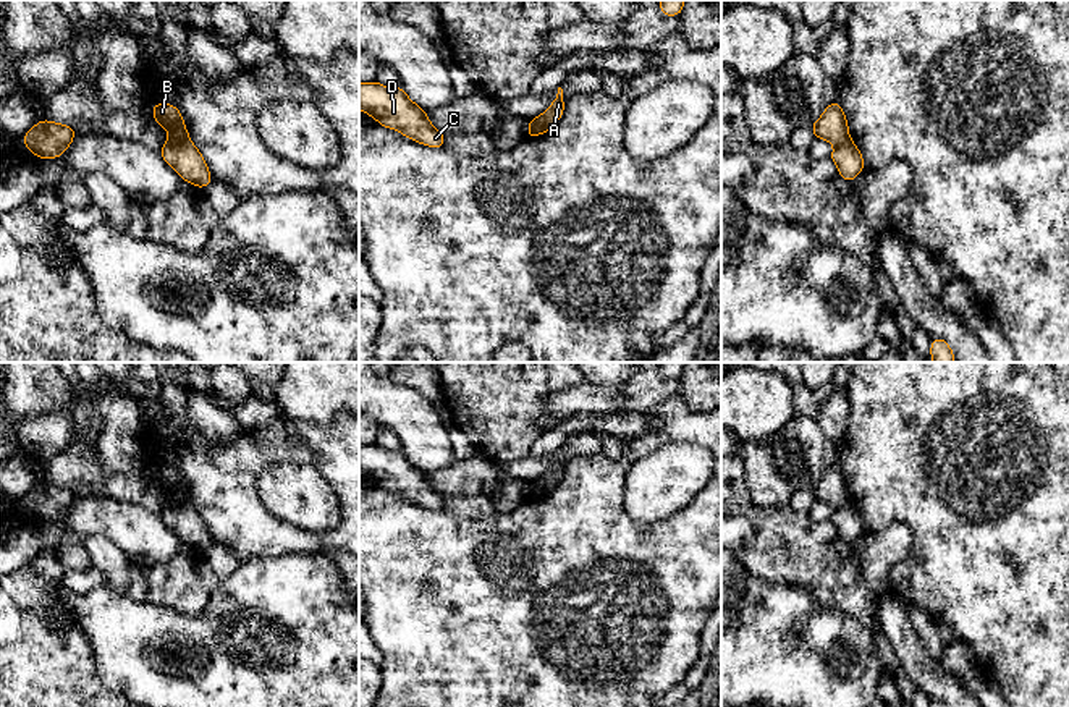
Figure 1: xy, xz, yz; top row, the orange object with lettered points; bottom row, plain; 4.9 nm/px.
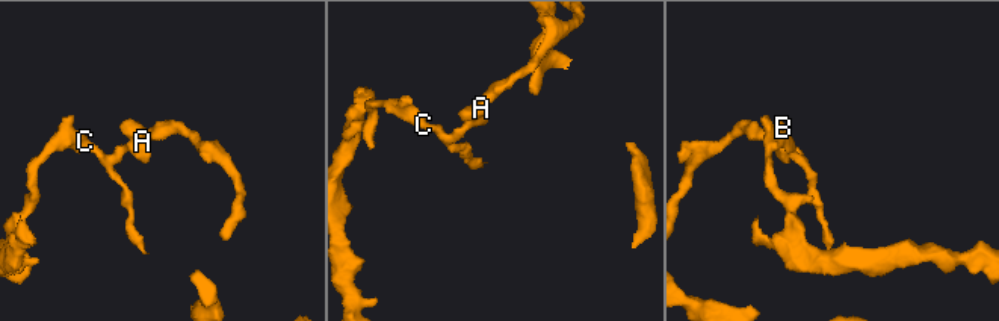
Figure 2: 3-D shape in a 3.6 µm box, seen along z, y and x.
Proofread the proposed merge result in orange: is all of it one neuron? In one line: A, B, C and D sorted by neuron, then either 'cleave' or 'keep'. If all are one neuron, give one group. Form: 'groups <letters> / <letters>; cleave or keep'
groups A B / C D; cleave

